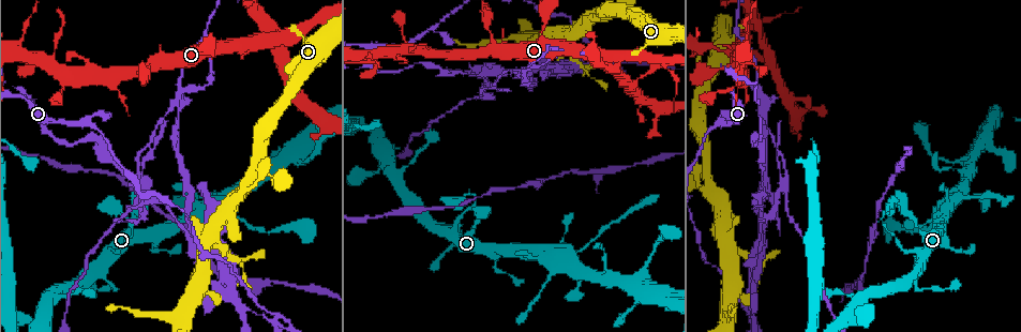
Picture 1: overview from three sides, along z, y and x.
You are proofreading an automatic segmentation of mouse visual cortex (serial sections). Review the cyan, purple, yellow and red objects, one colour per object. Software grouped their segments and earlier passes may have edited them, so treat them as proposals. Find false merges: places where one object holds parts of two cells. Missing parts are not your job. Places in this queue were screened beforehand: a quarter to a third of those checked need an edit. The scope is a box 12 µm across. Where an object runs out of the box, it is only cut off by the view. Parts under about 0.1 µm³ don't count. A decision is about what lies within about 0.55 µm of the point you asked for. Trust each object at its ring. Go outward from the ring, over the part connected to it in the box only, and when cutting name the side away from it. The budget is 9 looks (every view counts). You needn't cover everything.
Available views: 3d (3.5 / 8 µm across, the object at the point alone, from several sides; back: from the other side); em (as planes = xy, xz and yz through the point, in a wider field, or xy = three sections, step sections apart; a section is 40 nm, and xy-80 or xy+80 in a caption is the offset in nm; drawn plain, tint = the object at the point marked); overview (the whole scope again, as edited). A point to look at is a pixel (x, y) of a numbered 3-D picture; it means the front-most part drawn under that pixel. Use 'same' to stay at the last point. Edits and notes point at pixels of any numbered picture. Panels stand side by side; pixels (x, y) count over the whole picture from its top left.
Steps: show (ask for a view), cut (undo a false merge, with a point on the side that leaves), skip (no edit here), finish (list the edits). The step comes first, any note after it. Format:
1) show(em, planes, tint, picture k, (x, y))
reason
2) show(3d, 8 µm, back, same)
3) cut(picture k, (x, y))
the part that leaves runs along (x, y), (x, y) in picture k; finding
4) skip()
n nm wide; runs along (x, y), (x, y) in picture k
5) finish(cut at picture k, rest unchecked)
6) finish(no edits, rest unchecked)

show(3d, 3.5 µm, back, picture 1, (272, 38))
four or more arms meet

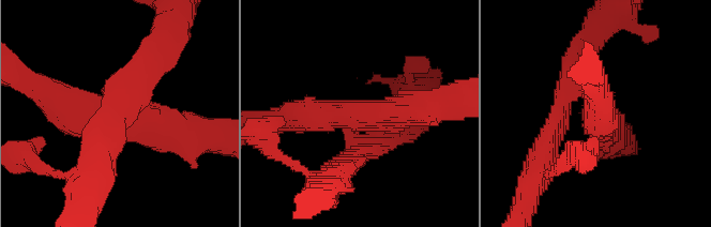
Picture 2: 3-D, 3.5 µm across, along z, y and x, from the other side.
show(em, xy, step 5, tint, picture 2, (352, 116))
4 arms; arms of 300, 350, 450, 500 nm

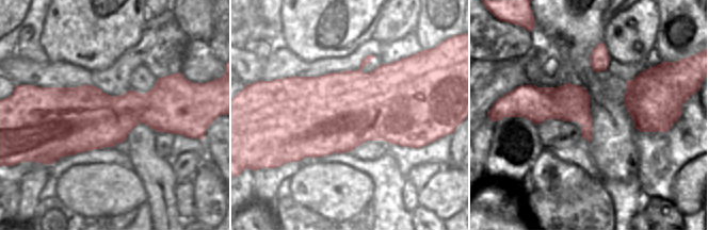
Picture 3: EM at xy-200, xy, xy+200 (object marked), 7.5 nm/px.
show(em, xy, step 2, tint, same)
another direction

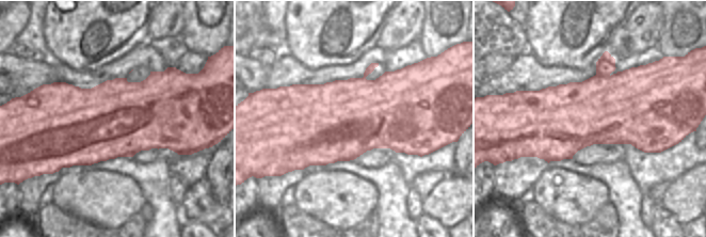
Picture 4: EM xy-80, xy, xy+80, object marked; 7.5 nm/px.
skip()
runs along (420, 108), (350, 119), (353, 155) in picture 2; continuous, no second cell

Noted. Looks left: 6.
show(3d, 3.5 µm, picture 1, (567, 253))

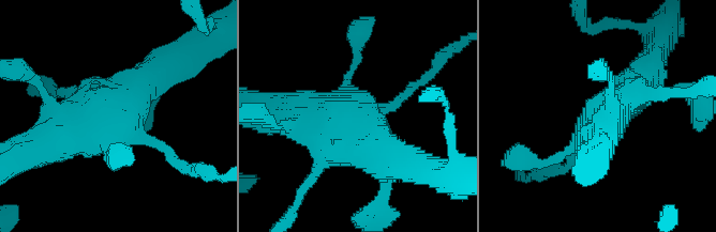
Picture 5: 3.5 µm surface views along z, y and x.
show(em, xy, step 2, plain, picture 5, (123, 130))
need the tissue

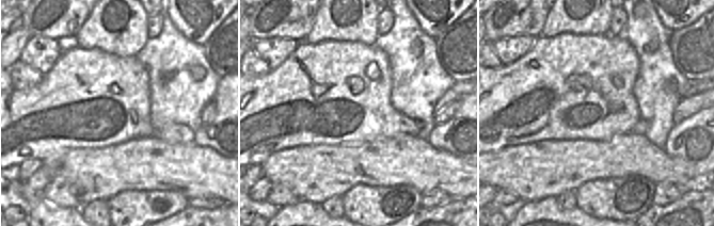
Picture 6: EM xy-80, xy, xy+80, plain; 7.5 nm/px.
show(em, xy, step 2, tint, same)

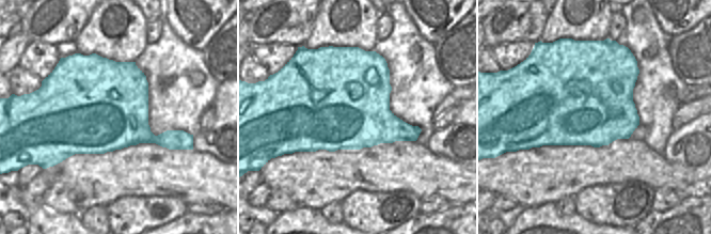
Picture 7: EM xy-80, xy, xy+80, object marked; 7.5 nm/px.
skip()
all the same cell

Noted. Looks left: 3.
show(3d, 3.5 µm, picture 1, (988, 145))
abrupt turn

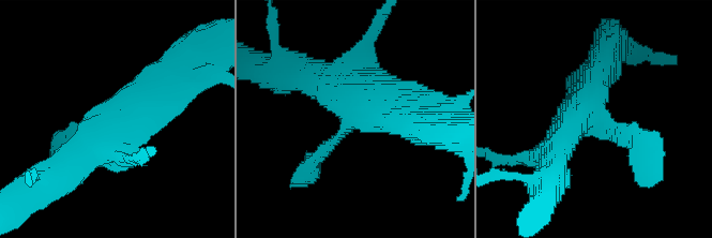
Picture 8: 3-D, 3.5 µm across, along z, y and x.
show(em, xy, step 2, tint, picture 8, (596, 116))
now the EM

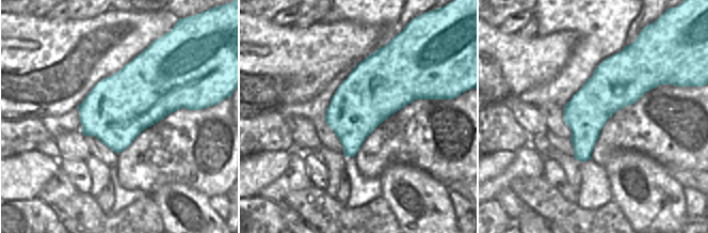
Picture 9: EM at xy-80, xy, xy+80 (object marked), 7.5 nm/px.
skip()
runs along (75, 165), (140, 97), (177, 80) in picture 8; continuous, no second cell

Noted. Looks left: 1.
finish(no edits, rest unchecked)

